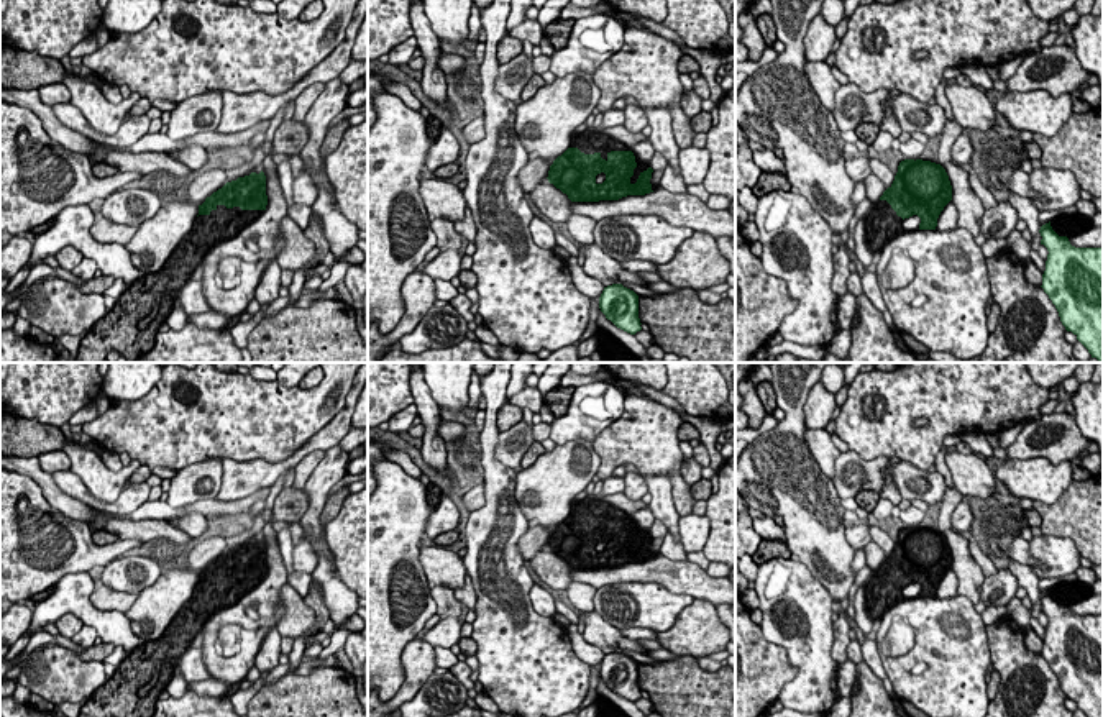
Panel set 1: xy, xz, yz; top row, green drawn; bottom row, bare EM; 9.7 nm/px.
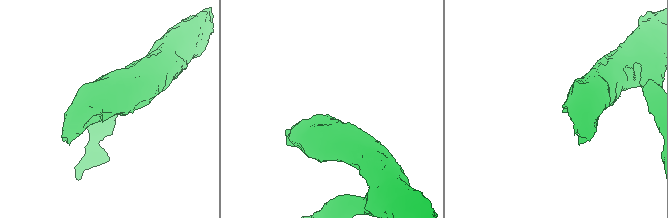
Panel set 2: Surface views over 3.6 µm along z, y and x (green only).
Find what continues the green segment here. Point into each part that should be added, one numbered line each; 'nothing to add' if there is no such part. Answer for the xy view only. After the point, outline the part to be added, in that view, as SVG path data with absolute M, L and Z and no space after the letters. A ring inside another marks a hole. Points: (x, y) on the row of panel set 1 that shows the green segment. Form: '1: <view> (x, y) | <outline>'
1: xy (117, 330) | M217 205L208 215L199 215L162 267L141 274L123 290L113 308L89 328L74 363L110 363L110 351L120 353L126 363L136 363L149 353L159 327L174 308L174 295L192 281L205 254L236 236L261 213L263 210Z

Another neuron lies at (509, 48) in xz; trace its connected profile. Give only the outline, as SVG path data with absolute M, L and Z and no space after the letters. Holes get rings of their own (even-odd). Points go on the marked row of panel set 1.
M507 34L497 44L496 53L497 53L497 62L506 64L522 53L522 41Z

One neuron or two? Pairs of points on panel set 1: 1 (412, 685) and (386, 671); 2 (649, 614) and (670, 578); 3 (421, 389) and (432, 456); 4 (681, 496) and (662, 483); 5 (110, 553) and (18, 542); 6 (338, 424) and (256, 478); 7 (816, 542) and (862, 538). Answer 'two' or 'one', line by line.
1: two
2: two
3: one
4: two
5: one
6: one
7: two

